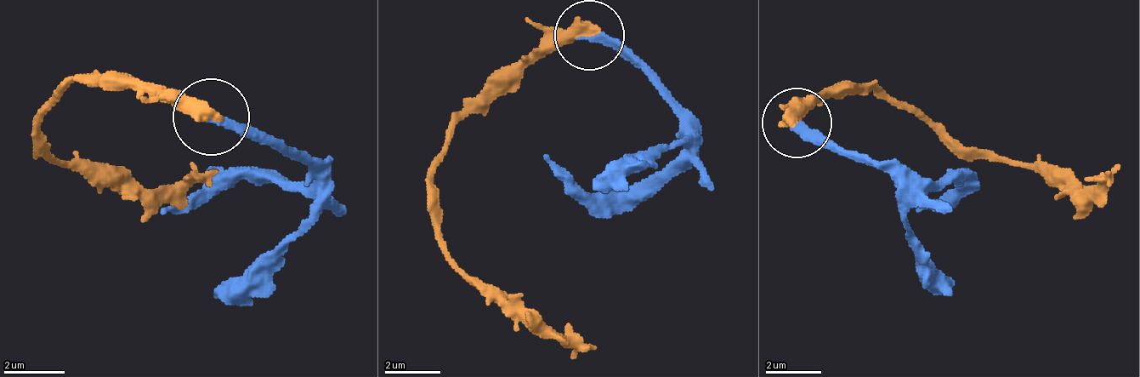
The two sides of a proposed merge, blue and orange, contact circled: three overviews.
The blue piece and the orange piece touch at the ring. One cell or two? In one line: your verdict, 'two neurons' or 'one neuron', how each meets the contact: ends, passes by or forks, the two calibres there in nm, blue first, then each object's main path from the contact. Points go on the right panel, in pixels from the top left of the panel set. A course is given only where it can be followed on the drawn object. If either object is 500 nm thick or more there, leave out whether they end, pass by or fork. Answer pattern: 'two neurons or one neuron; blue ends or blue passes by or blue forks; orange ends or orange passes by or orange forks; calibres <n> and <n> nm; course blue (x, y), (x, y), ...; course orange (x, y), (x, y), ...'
two neurons; calibres 280 and 500 nm; course blue (795, 121), (816, 128), (872, 163), (914, 184), (950, 177), (956, 184), (914, 212); course orange (795, 121), (830, 93), (879, 93), (942, 128), (1040, 170), (1061, 191), (1089, 191), (1110, 170)

